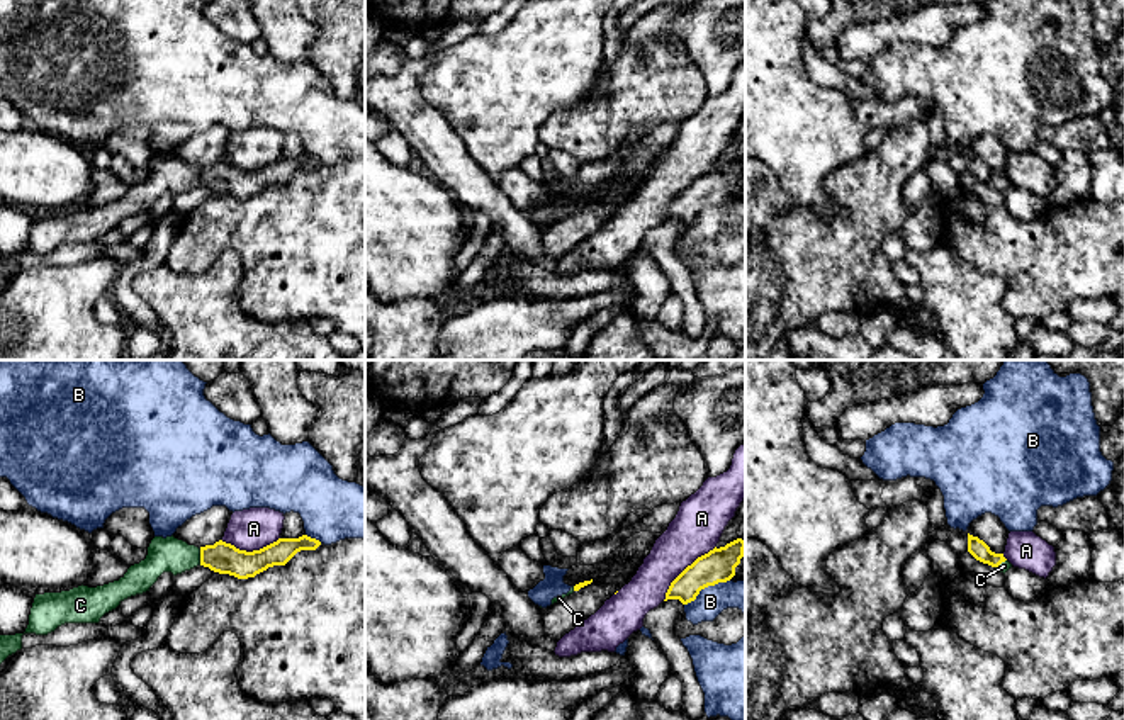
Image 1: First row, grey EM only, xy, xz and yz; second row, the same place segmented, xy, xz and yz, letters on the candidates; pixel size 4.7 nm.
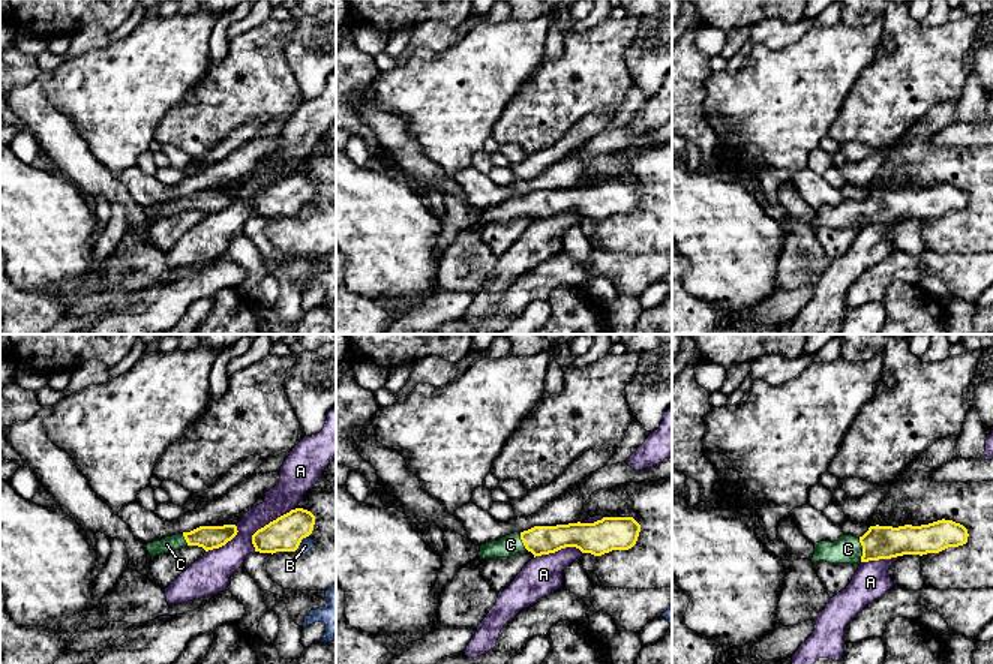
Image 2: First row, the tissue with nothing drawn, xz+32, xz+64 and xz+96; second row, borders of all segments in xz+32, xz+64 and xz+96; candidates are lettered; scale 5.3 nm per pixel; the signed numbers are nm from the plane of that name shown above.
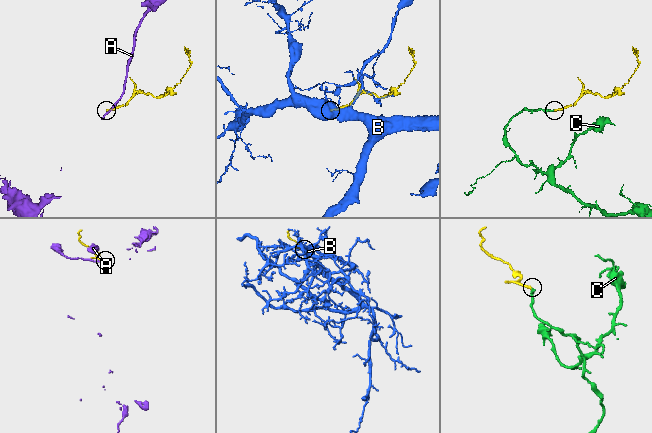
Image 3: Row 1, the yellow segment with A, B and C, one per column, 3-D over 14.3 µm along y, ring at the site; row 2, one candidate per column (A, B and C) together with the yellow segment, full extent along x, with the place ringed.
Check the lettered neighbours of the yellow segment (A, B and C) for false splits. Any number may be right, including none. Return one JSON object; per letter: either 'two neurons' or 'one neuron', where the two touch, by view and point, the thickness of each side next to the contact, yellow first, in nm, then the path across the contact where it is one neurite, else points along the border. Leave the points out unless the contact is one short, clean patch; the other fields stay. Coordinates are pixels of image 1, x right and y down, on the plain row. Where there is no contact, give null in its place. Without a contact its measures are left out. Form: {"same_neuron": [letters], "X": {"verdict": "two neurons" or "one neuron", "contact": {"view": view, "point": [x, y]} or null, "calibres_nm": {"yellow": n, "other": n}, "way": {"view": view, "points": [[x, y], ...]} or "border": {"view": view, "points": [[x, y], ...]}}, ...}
{"same_neuron": ["C"], "A": {"verdict": "two neurons", "contact": {"view": "xz", "point": [685, 189]}, "calibres_nm": {"yellow": 160, "other": 240}}, "B": {"verdict": "two neurons", "contact": {"view": "xz", "point": [705, 206]}, "calibres_nm": {"yellow": 160, "other": 140}}, "C": {"verdict": "one neuron", "contact": {"view": "xy", "point": [201, 177]}, "calibres_nm": {"yellow": 150, "other": 160}, "way": {"view": "xy", "points": [[221, 177], [201, 177], [170, 174]]}}}

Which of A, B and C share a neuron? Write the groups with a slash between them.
A / B / C

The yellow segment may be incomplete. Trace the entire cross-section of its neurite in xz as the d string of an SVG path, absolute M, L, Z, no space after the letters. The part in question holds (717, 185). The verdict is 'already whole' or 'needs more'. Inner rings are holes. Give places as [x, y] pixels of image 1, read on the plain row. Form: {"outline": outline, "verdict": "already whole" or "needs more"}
{"outline": "M737 158L698 177L671 202L664 221L679 219L688 224L696 219L701 209L730 200L744 177L744 170L745 161Z", "verdict": "already whole"}

